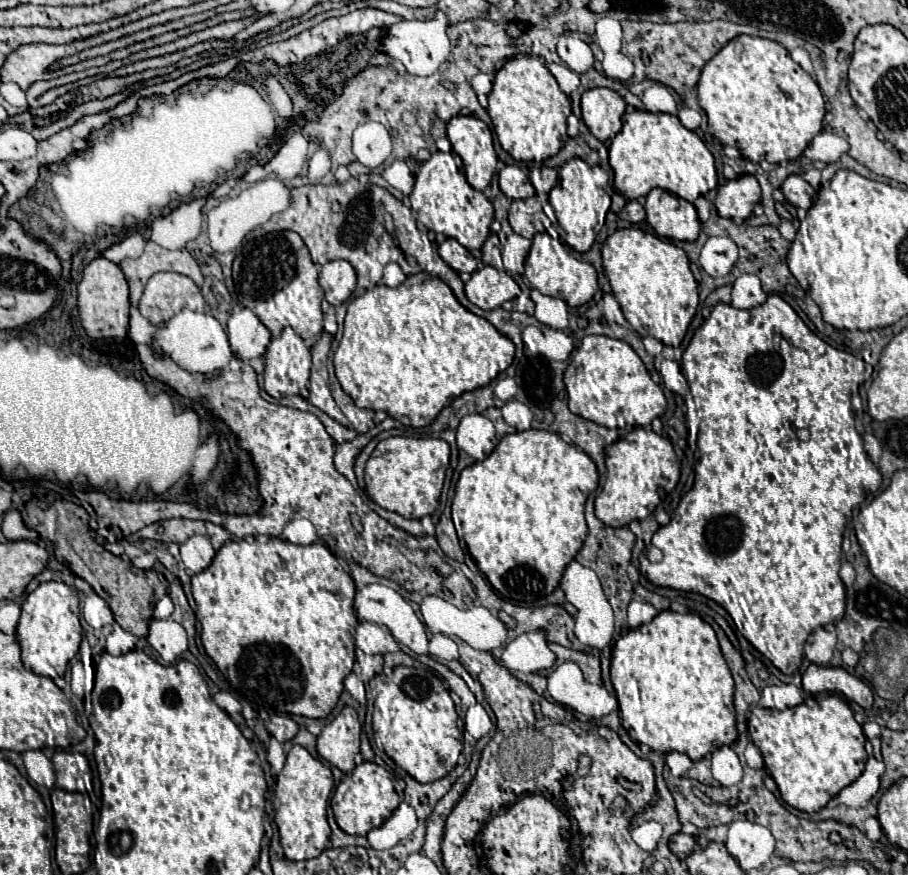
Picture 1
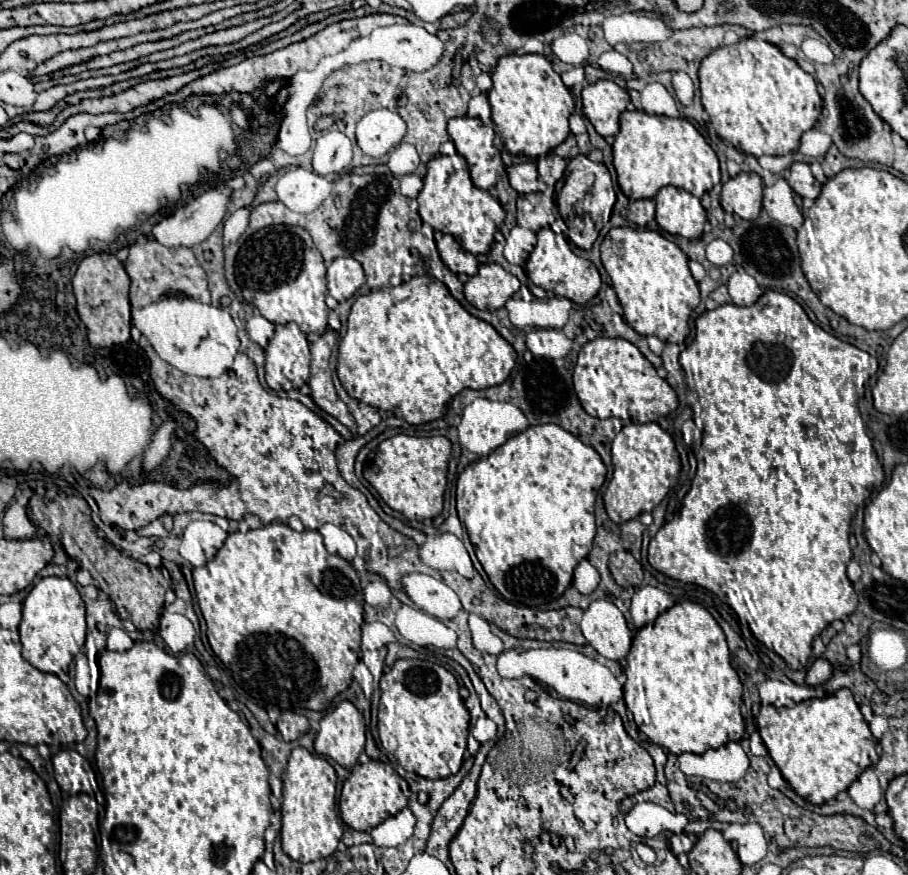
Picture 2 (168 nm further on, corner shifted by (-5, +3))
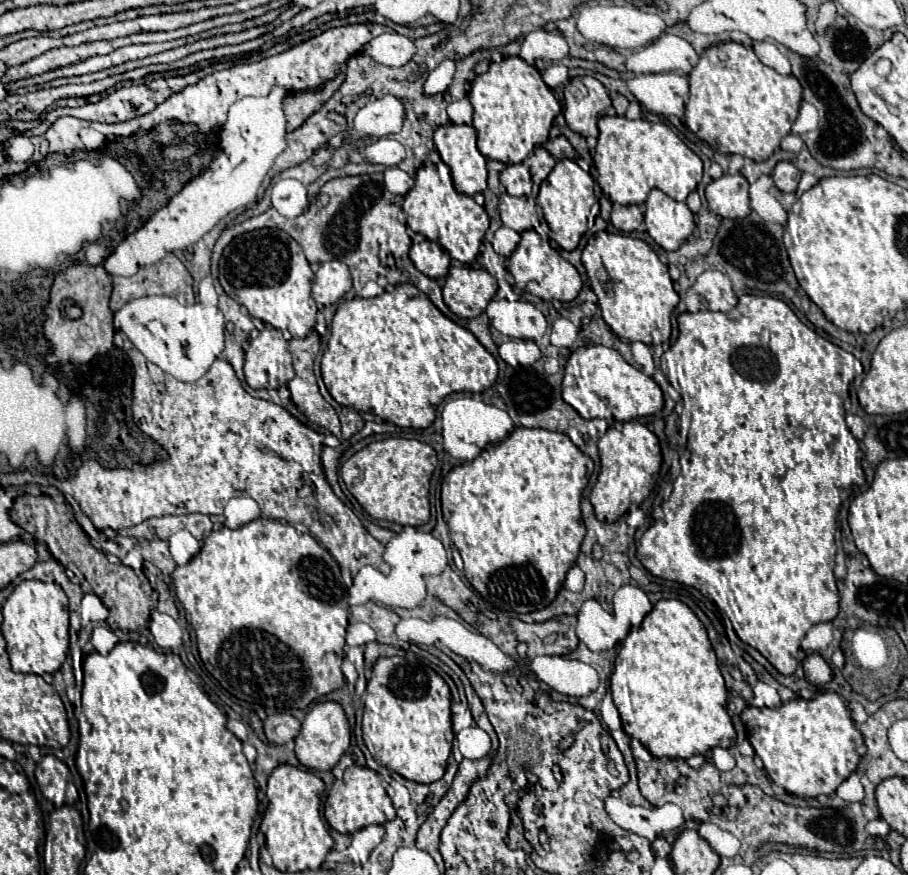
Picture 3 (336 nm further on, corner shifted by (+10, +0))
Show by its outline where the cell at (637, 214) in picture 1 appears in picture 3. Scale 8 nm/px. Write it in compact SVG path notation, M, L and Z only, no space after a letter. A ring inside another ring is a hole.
M614 206L612 224L620 232L634 232L644 220L640 206Z

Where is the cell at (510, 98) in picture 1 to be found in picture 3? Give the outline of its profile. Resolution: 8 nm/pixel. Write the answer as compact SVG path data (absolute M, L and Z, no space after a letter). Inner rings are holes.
M518 56L492 62L484 74L476 76L468 92L468 100L474 108L472 126L478 132L480 154L502 164L520 164L536 146L544 144L554 118L562 112L540 72Z

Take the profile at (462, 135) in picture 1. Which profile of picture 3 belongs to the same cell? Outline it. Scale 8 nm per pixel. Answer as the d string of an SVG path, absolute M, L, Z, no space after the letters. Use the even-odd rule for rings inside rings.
M446 124L440 126L434 132L435 148L440 154L440 158L444 160L444 164L450 168L452 180L454 180L454 188L460 194L466 196L474 196L478 192L484 192L487 188L487 159L478 152L476 148L476 130L472 126L458 126L458 124Z

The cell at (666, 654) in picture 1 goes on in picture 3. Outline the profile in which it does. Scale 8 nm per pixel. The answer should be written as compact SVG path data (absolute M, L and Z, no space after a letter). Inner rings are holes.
M660 600L654 604L652 612L644 618L642 626L634 632L634 634L628 634L618 650L618 656L616 656L616 662L614 662L614 672L612 672L612 678L610 678L610 692L612 692L612 700L620 712L620 718L622 718L622 728L628 736L640 740L654 758L660 758L660 756L668 756L668 758L684 758L688 760L690 756L696 756L696 754L704 754L708 752L710 748L714 746L720 746L720 748L730 748L734 746L736 742L736 730L732 726L732 720L728 716L728 690L726 690L726 684L724 684L724 678L722 678L722 672L718 668L718 660L716 660L716 654L712 650L712 644L708 640L708 634L706 634L706 628L704 624L698 620L698 616L680 600Z

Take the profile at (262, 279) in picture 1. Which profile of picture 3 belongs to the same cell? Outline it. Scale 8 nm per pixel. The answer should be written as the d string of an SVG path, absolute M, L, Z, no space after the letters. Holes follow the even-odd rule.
M278 228L252 230L234 238L220 258L220 284L224 292L244 308L274 328L288 330L294 338L304 338L316 324L316 302L310 296L314 272L298 242Z

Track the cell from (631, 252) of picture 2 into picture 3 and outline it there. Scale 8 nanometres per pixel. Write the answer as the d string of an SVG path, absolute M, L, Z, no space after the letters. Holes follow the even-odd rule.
M598 232L588 240L588 244L582 252L582 264L586 268L590 288L598 296L598 306L600 306L602 318L618 338L628 340L628 342L644 342L648 346L668 342L670 316L678 304L678 294L676 294L674 284L668 276L668 268L658 260L656 252L646 242L626 236L626 234Z

